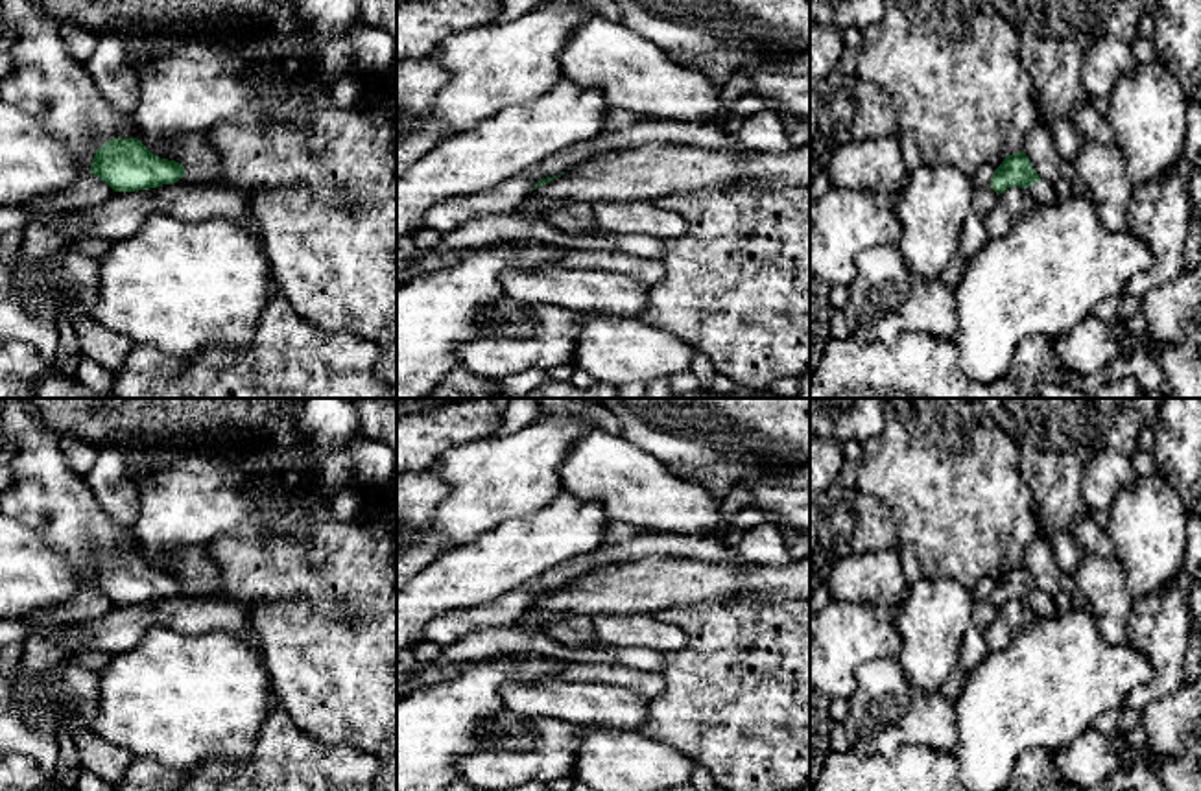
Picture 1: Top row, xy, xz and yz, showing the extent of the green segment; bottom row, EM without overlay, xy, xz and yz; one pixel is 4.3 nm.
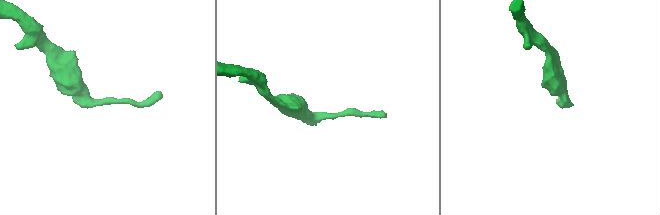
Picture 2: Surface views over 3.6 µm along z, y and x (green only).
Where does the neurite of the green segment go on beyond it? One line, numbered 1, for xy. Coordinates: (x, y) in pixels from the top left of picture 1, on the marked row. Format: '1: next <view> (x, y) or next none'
1: next none

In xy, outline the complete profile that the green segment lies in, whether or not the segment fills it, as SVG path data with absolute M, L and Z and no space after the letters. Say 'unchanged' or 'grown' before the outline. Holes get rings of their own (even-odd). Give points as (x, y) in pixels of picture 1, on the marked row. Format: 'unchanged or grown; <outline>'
unchanged; M113 138L96 151L90 173L114 192L138 192L177 183L184 166L153 155L138 138Z

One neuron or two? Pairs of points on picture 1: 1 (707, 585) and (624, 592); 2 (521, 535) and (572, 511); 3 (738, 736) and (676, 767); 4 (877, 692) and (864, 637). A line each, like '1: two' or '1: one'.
1: one
2: one
3: two
4: two

